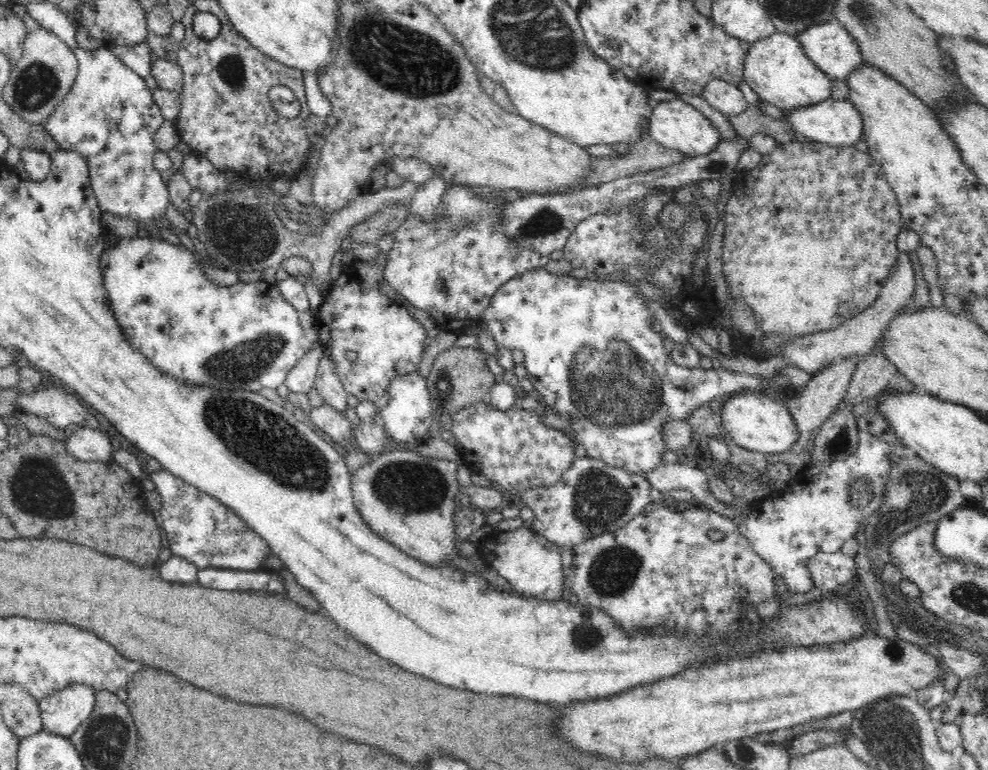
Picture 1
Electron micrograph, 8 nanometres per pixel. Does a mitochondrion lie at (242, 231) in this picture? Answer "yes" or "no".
yes

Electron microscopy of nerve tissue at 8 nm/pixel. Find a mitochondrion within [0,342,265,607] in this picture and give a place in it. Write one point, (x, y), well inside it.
(38, 488)

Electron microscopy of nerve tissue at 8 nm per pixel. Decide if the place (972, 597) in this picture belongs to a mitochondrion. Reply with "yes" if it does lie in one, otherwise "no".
yes

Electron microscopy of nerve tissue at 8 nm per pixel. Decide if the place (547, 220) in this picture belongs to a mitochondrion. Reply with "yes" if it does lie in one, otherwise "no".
yes

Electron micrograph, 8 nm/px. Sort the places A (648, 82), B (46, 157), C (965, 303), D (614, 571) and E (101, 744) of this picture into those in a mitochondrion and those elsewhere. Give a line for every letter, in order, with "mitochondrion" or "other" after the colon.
A: other
B: other
C: other
D: mitochondrion
E: mitochondrion

